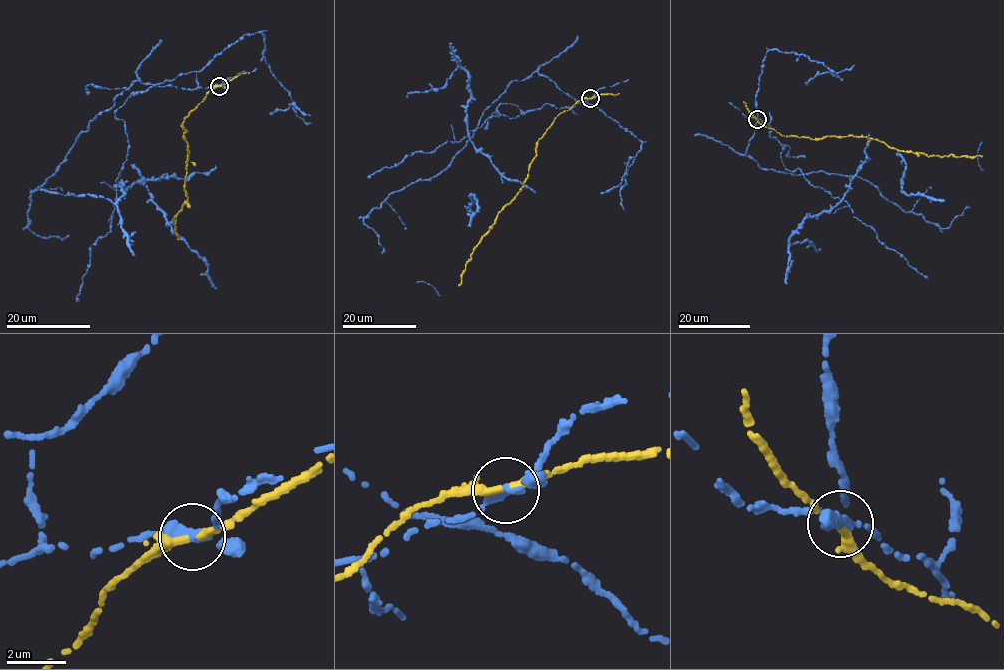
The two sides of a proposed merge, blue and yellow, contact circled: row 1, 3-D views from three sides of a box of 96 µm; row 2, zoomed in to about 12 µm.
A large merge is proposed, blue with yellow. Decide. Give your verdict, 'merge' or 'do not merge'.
do not merge

